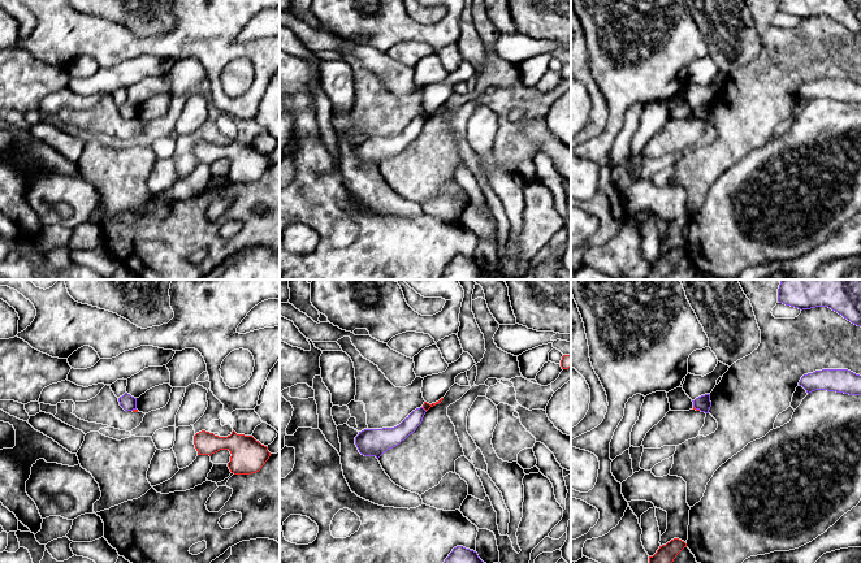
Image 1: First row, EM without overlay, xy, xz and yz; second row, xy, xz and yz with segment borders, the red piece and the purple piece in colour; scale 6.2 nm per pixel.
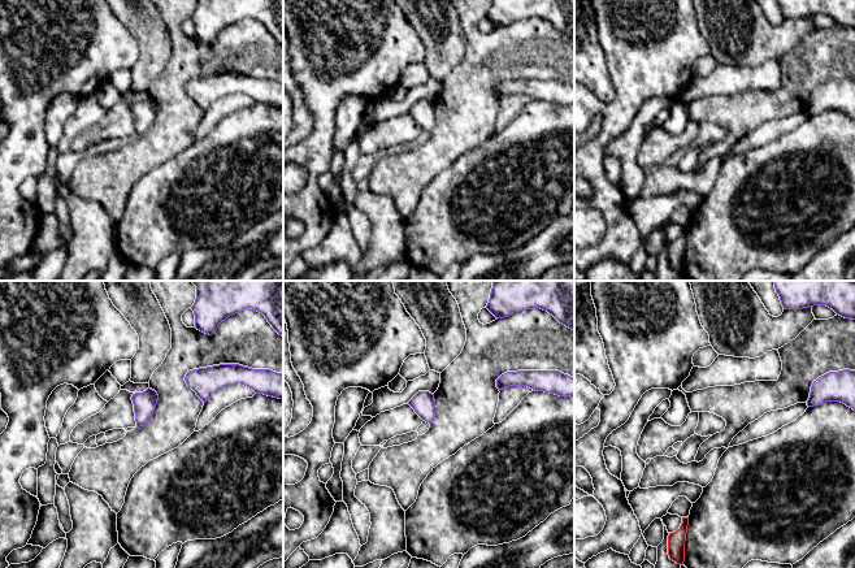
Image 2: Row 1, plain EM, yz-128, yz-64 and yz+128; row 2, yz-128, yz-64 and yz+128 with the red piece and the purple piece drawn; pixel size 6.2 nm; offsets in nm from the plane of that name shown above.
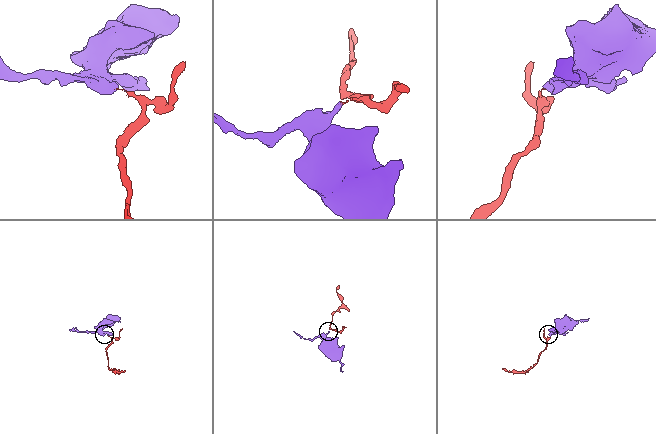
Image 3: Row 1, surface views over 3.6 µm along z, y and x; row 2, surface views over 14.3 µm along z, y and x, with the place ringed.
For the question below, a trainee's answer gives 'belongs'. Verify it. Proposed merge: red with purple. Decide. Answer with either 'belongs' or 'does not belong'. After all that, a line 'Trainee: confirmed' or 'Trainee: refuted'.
does not belong
Trainee: refuted

